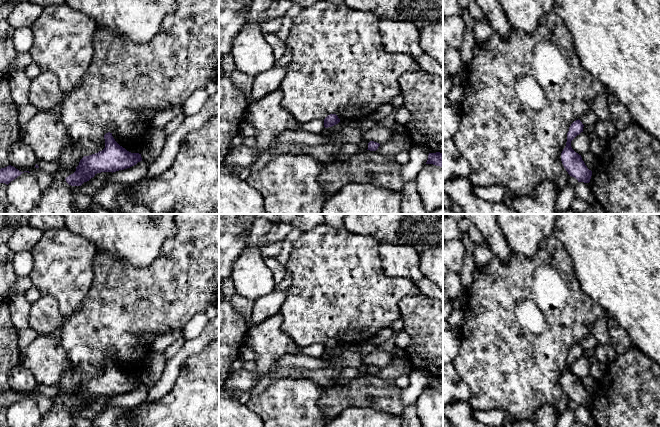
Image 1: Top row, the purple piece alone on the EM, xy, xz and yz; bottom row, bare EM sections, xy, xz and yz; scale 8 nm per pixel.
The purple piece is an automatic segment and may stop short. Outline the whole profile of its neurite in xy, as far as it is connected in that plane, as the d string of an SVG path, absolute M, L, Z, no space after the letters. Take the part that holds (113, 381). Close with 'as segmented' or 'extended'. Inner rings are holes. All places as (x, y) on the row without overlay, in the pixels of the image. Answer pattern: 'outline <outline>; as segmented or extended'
outline M108 356L104 359L105 372L98 377L84 380L76 395L66 401L66 406L71 410L81 410L97 397L116 396L136 389L142 385L141 378L131 377L120 370Z; as segmented

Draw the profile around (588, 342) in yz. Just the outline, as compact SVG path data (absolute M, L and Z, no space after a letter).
M589 333L587 336L582 338L579 344L585 350L589 350L589 349L594 350L599 345L597 339L595 338L595 336L592 333Z

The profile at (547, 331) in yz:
M553 234L540 243L530 258L512 252L508 264L493 256L486 265L476 266L461 309L464 318L459 329L460 347L452 363L470 390L472 407L474 410L503 409L517 420L531 419L543 405L552 405L558 417L568 409L570 399L562 388L561 377L569 351L591 333L599 317L608 316L580 290L571 259Z

